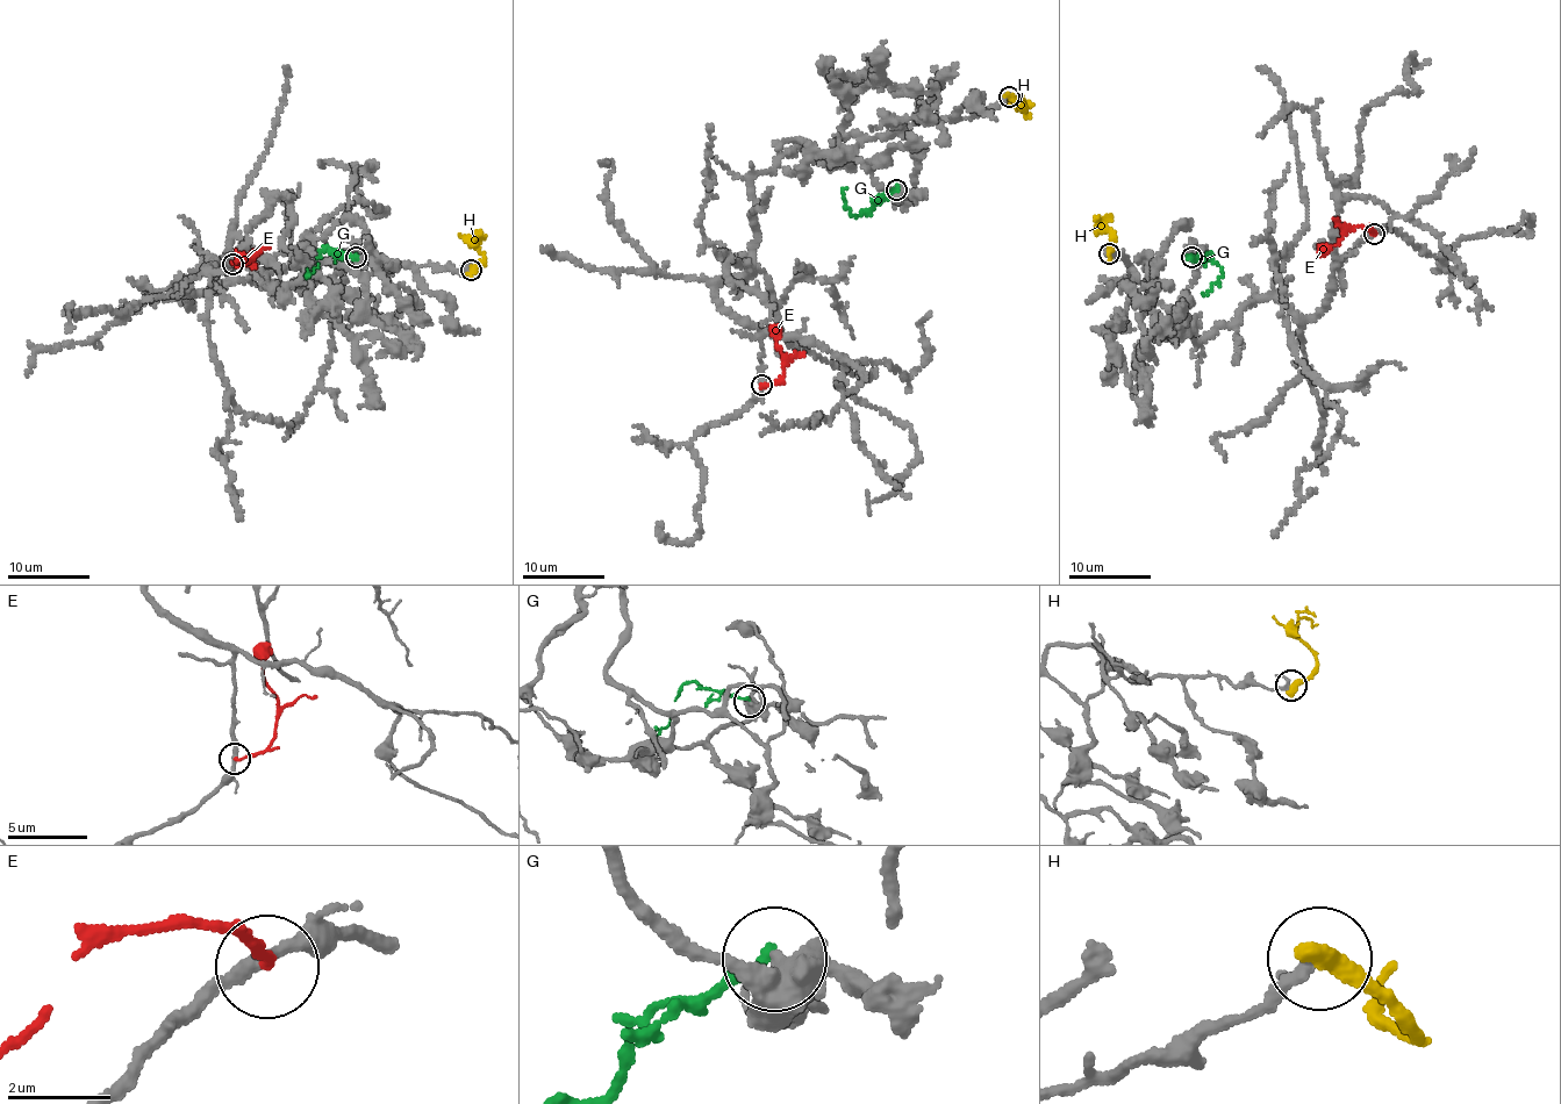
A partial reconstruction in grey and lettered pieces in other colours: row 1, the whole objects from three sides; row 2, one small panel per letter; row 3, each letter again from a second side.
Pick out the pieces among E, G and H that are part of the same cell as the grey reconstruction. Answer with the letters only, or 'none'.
none

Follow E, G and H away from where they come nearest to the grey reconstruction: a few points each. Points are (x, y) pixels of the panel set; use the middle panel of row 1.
E: (761, 386), (775, 384), (782, 373), (783, 360), (772, 332)
G: (895, 190), (876, 198), (867, 212), (858, 216), (851, 213), (840, 188)
H: (1008, 95), (1025, 109), (1032, 104)

